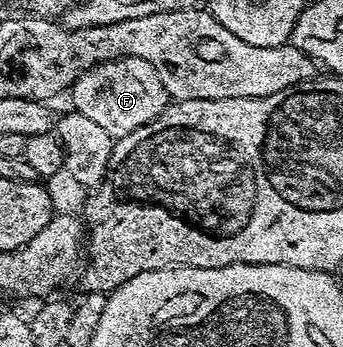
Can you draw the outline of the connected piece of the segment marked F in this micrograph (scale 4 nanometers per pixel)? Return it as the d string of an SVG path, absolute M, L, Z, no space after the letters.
M132 56L110 60L85 70L85 74L78 76L71 85L70 96L70 107L97 122L112 138L133 134L133 130L153 122L169 103L165 86L161 78L157 78L157 70L153 70L149 62L141 62L141 58Z

